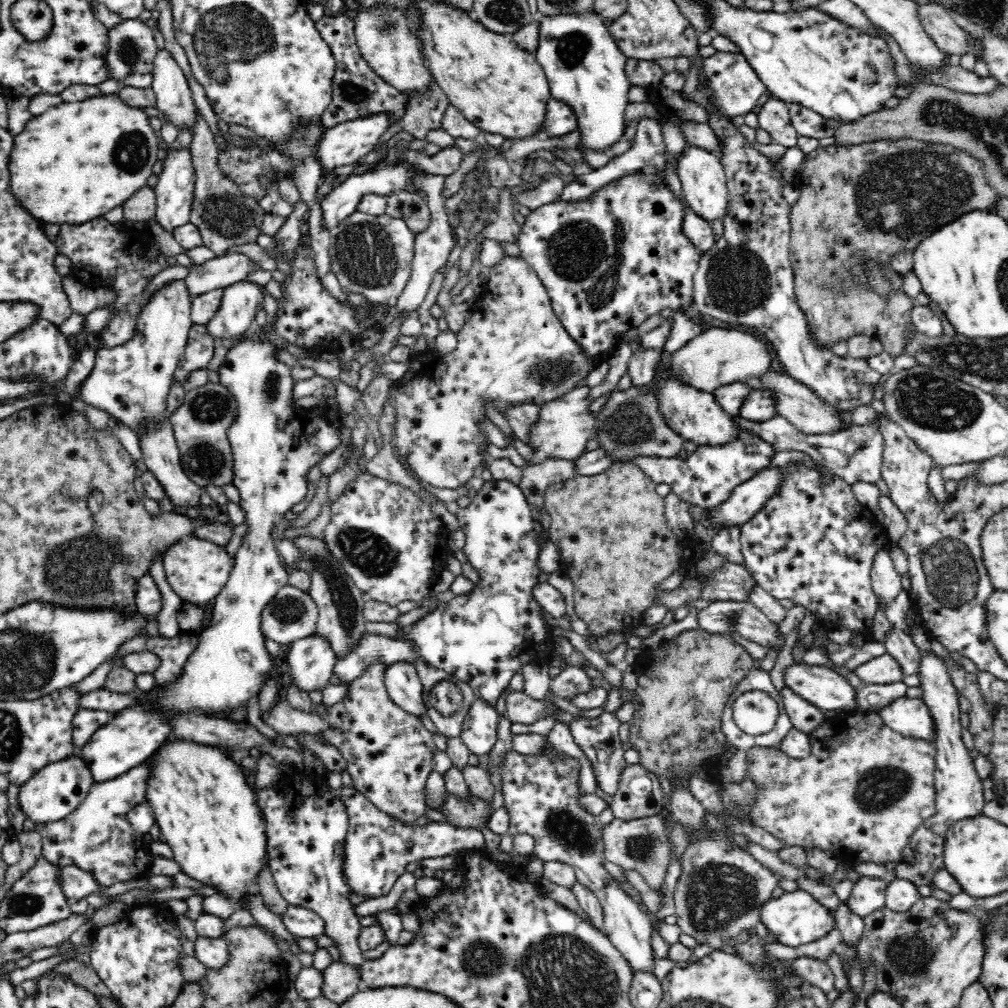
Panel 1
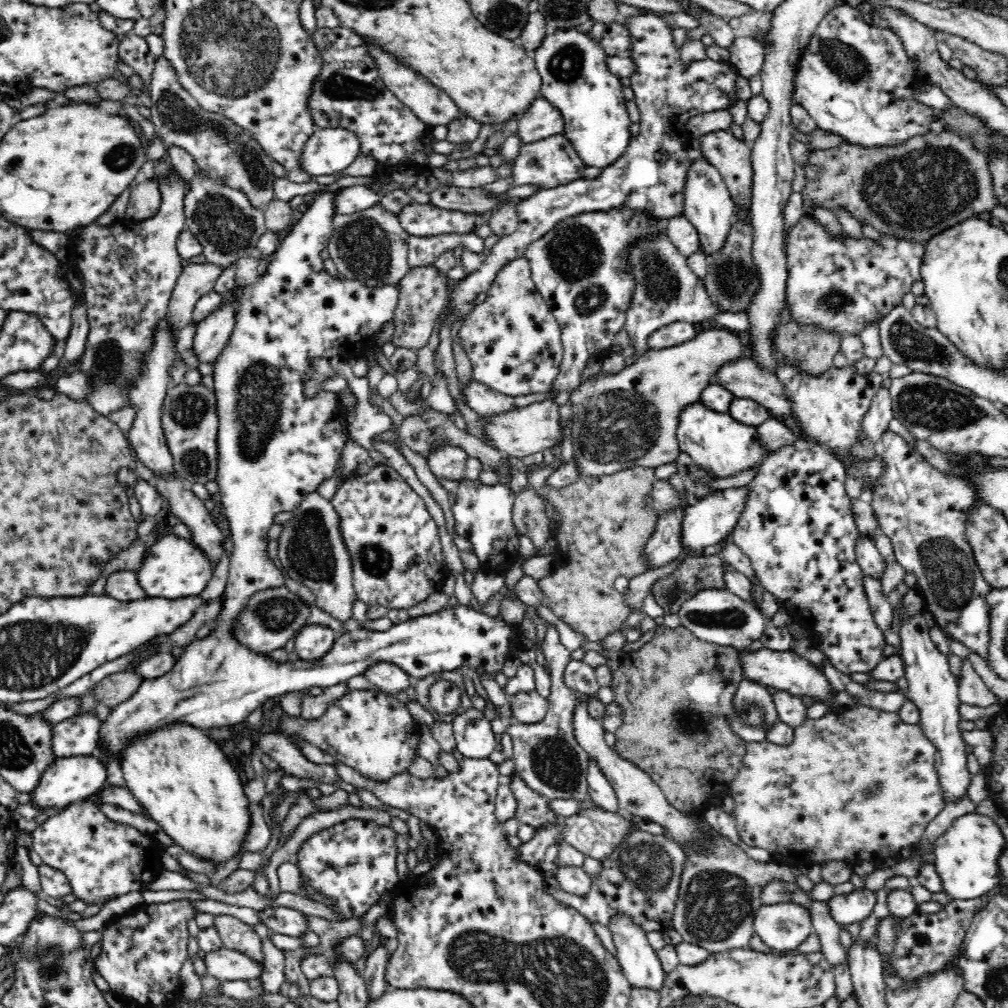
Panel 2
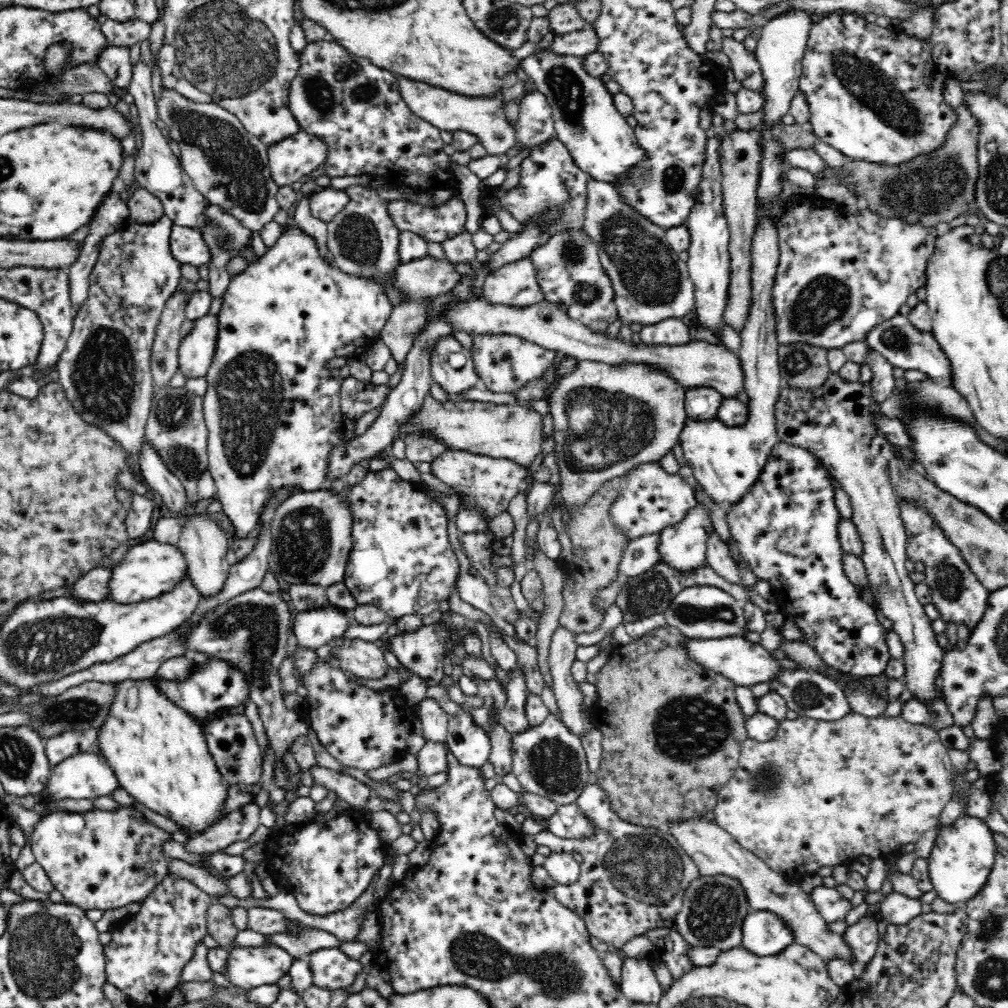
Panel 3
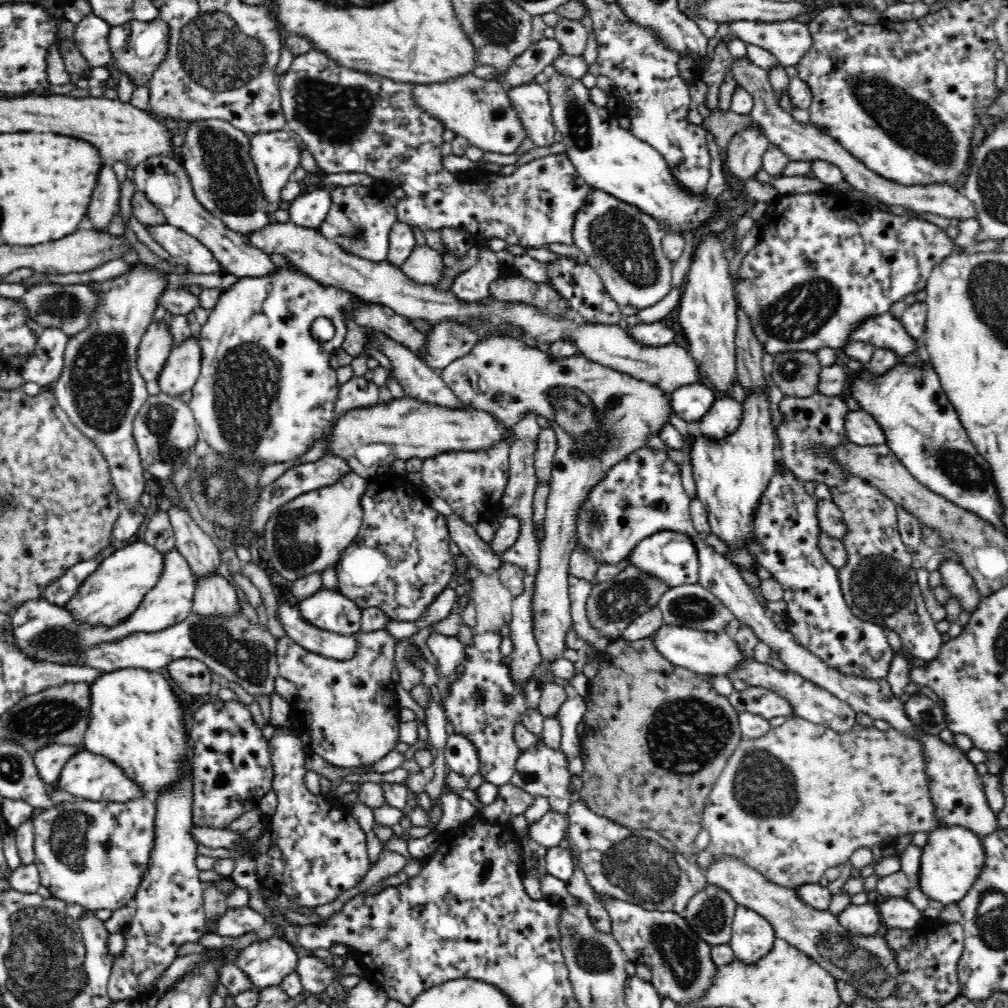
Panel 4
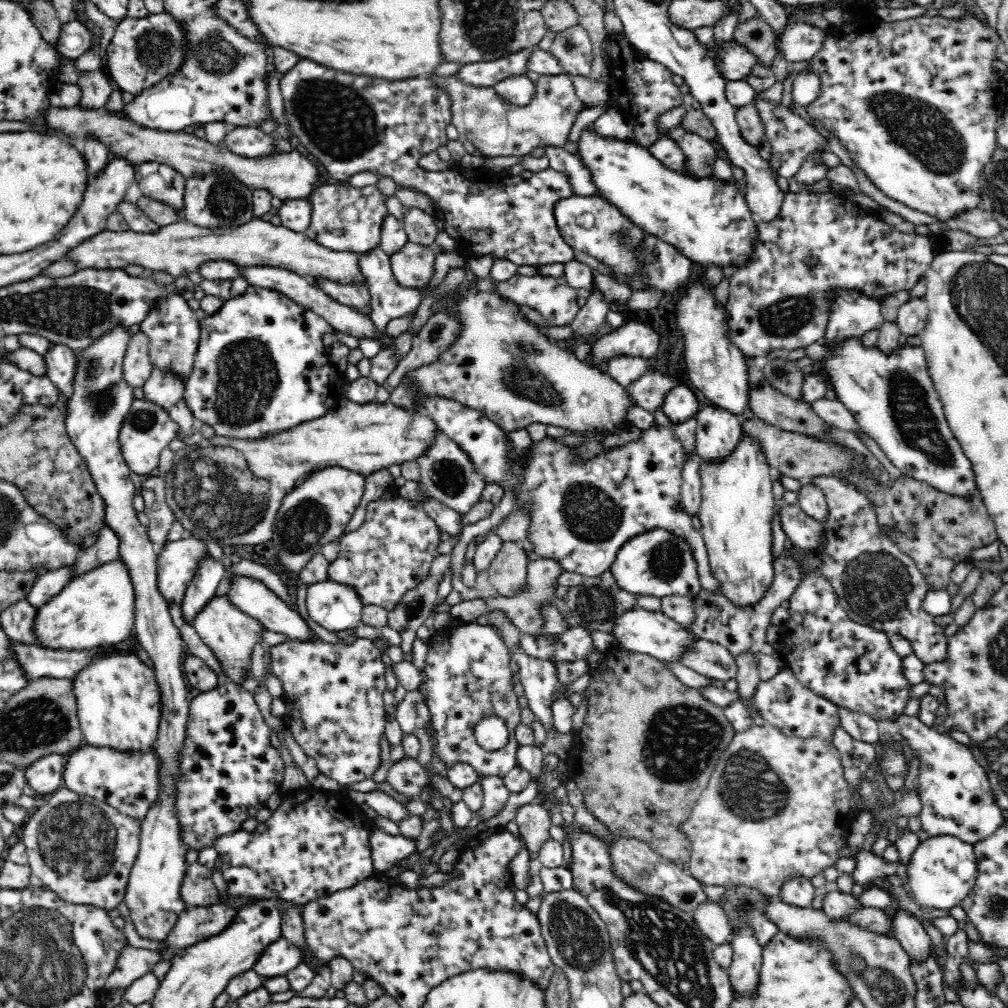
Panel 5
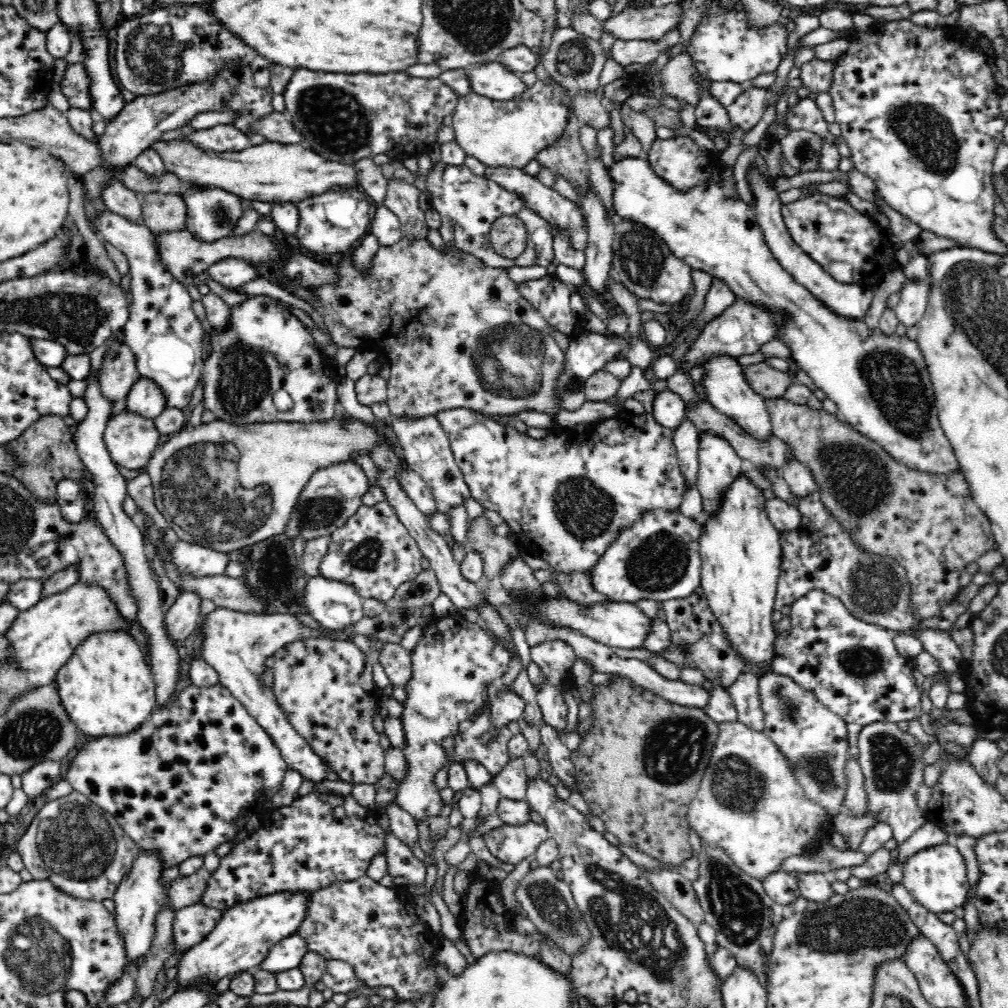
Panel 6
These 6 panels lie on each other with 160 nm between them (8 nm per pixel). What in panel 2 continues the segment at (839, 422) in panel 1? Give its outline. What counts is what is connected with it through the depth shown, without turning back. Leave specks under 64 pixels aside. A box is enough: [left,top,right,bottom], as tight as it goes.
[710,357,792,417]

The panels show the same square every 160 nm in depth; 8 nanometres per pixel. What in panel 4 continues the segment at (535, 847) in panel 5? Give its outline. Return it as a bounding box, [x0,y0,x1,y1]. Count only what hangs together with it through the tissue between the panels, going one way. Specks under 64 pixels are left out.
[527,811,569,849]

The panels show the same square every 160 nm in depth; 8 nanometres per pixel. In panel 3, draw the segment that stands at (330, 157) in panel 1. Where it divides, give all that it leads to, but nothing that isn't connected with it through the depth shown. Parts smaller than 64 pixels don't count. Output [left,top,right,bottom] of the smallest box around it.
[268,131,326,187]

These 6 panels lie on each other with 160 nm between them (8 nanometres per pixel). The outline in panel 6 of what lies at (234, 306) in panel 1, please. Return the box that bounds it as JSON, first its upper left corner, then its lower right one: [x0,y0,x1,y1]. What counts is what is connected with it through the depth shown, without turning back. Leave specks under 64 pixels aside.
[124,378,164,419]

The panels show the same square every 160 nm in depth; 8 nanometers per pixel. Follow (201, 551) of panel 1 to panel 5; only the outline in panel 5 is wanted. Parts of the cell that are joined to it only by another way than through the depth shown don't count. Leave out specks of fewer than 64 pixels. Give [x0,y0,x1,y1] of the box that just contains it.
[32,559,134,651]

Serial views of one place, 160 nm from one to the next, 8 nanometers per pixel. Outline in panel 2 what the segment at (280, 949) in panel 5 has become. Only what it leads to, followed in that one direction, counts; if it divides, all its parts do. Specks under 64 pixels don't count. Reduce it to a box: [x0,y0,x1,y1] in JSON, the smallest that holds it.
[204,946,264,981]

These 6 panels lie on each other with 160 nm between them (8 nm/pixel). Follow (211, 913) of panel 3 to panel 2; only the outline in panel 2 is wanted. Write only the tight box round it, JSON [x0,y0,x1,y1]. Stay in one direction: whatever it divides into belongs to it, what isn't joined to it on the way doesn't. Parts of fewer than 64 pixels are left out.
[212,914,263,962]

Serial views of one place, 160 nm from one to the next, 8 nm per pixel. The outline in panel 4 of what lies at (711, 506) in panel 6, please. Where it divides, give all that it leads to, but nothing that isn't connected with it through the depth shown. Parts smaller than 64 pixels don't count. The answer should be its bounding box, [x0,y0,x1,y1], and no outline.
[698,397,743,441]

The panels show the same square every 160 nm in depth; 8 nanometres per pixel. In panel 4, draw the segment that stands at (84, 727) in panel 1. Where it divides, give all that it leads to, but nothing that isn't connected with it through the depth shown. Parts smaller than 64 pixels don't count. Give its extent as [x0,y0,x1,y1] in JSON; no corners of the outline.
[33,743,82,786]

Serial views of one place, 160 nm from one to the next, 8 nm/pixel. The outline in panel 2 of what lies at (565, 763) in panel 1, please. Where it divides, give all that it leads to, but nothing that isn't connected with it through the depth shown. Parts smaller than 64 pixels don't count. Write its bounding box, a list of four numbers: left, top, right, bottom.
[509,777,665,991]

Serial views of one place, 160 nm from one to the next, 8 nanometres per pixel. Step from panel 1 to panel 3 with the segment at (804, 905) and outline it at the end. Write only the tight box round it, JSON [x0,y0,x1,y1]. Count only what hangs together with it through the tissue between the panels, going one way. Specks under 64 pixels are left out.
[742,911,793,956]

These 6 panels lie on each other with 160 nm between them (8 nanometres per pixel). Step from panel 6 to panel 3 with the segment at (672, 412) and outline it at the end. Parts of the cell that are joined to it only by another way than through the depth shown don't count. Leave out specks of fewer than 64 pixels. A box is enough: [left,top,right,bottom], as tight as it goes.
[684,386,723,421]

